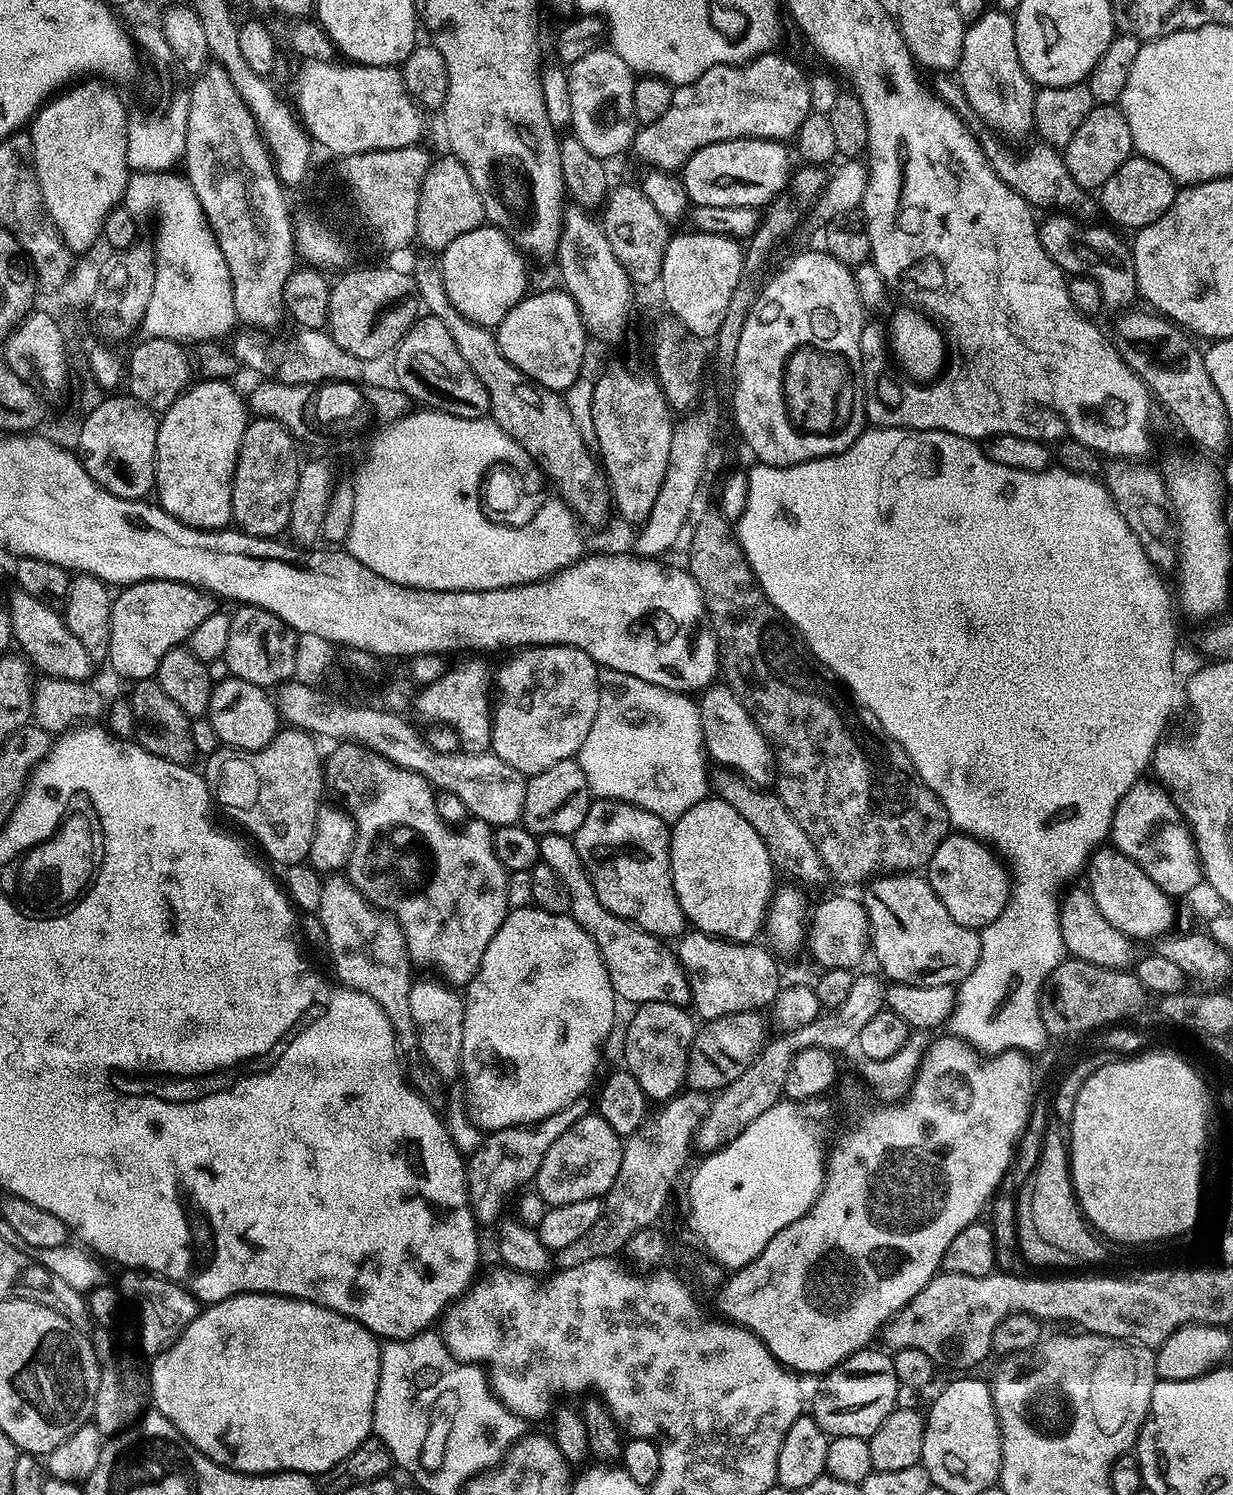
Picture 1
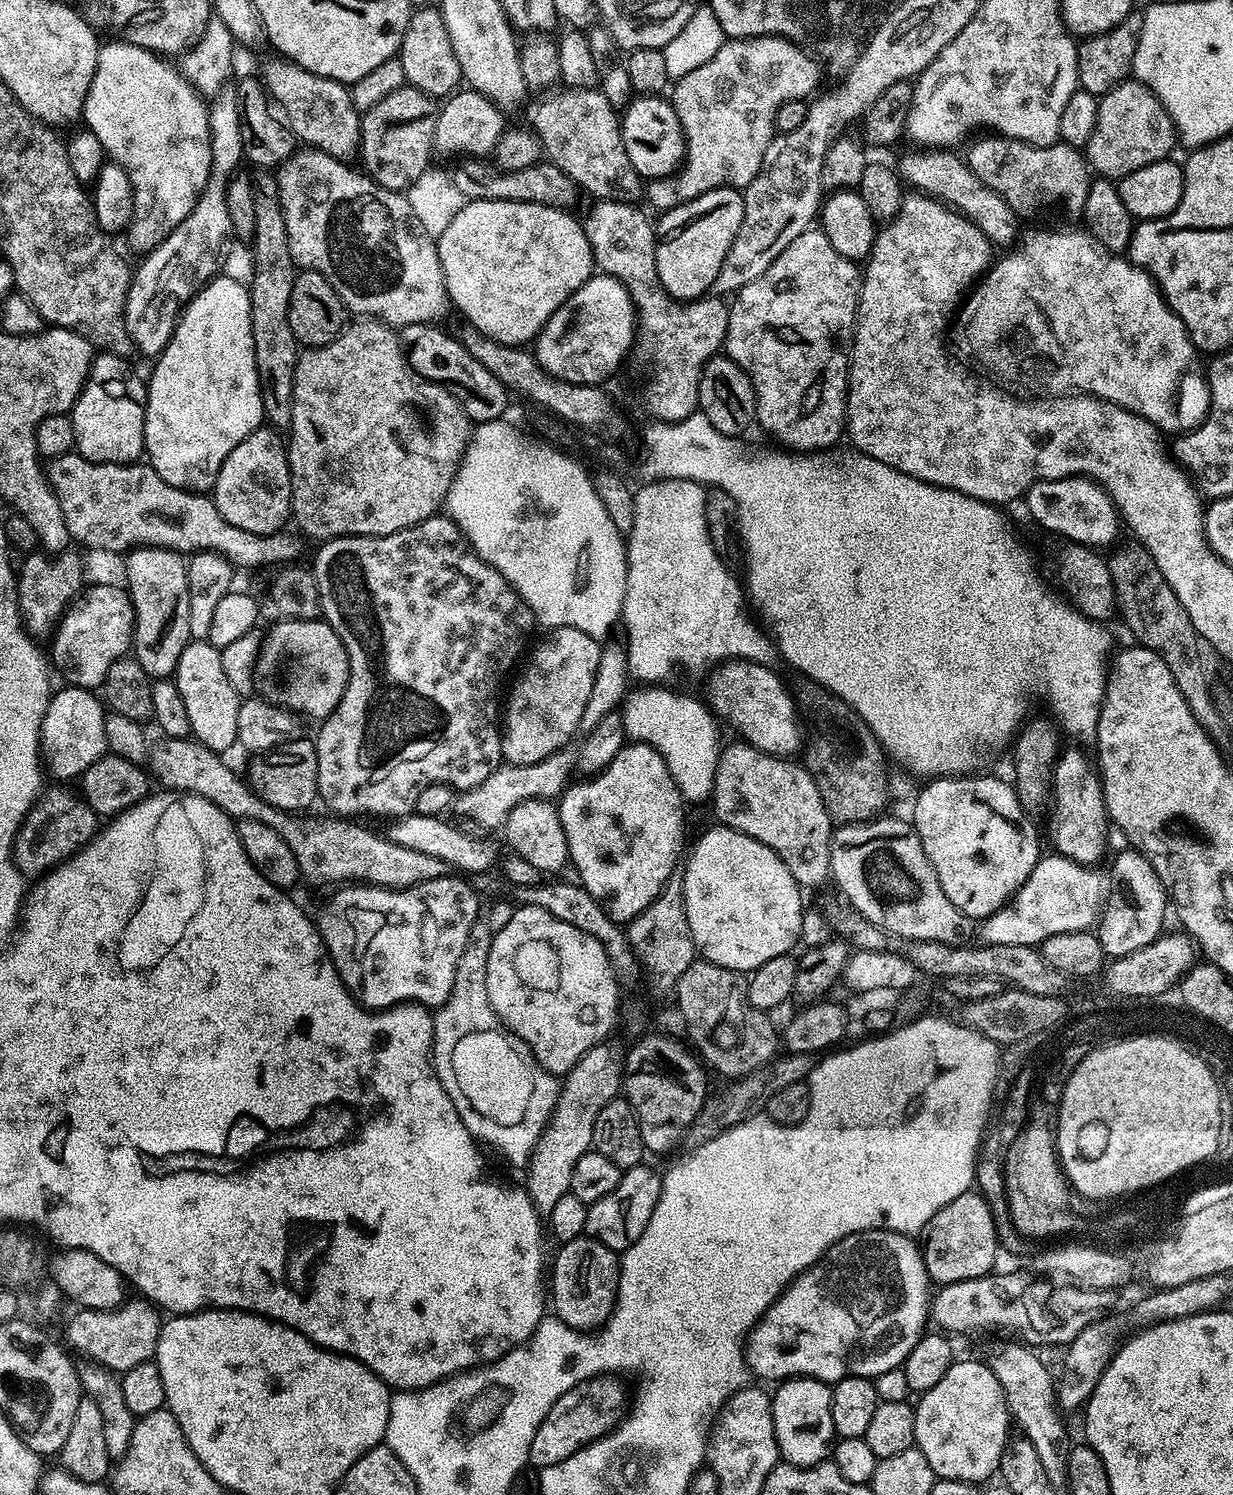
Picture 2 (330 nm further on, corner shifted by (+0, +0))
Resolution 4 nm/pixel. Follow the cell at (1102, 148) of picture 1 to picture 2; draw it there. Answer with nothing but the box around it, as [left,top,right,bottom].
[1086,78,1178,178]

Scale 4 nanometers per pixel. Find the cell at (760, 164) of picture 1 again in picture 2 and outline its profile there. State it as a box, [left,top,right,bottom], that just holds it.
[620,95,686,178]

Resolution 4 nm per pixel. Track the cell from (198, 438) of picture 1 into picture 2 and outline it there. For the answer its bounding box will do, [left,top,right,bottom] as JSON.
[144,275,265,494]

